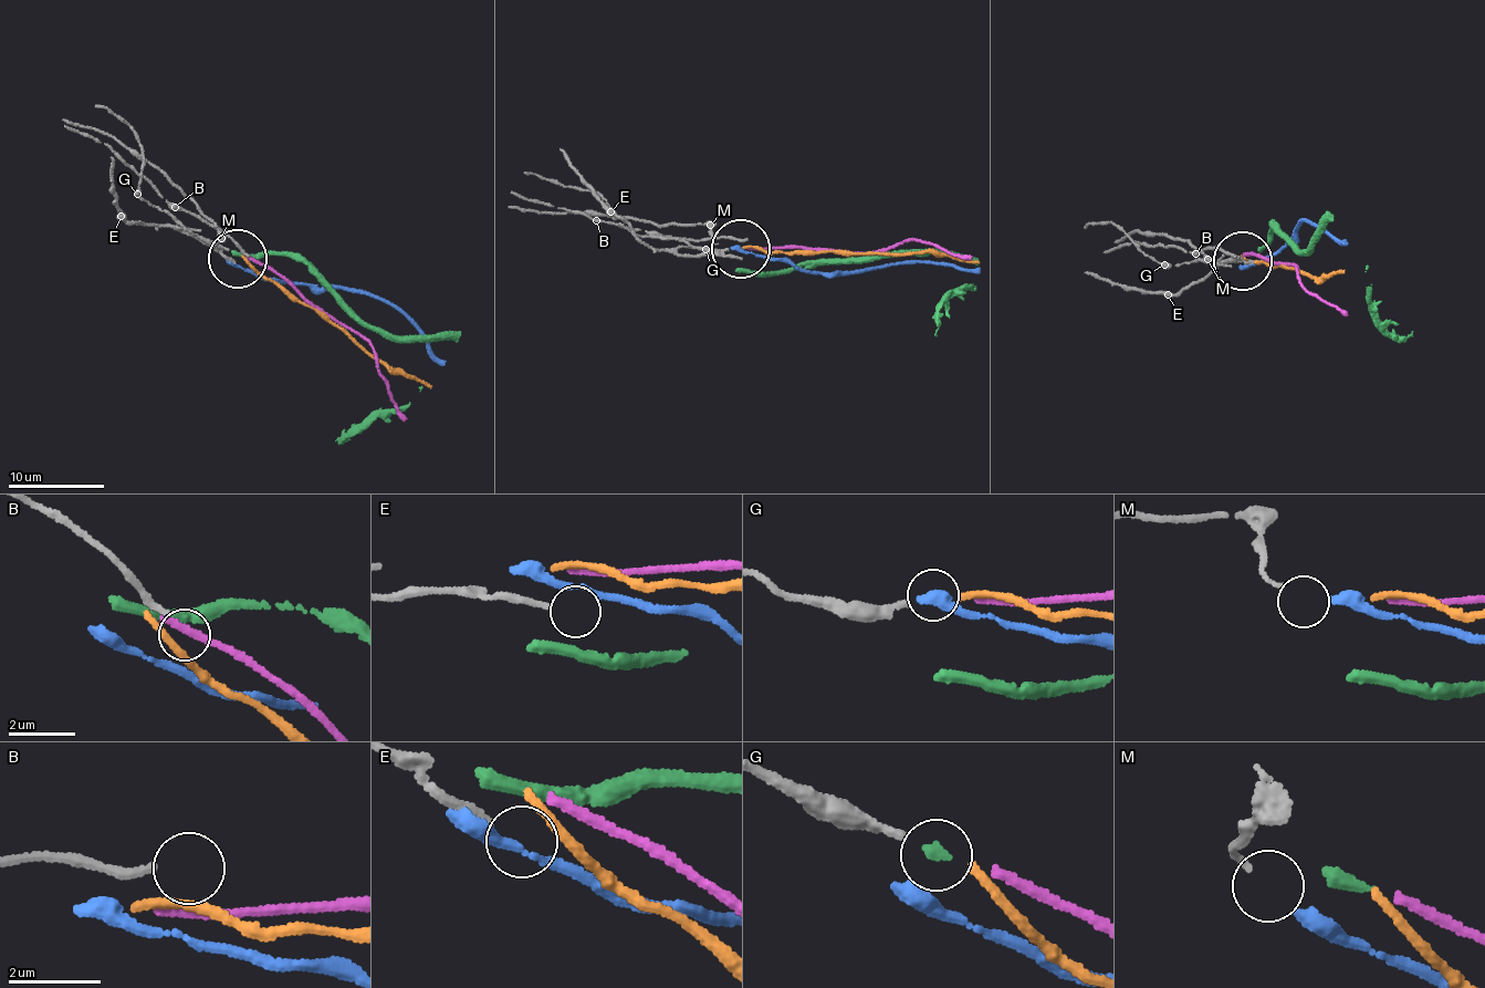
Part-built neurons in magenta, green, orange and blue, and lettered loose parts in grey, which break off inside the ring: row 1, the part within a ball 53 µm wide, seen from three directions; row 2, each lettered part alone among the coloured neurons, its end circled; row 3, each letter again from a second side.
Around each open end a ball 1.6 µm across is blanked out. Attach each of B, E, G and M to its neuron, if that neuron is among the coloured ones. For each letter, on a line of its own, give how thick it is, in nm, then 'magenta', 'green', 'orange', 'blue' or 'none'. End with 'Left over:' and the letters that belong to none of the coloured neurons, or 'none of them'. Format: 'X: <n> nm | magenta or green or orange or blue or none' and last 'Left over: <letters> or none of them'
B: 220 nm | none
E: 200 nm | none
G: 200 nm | orange
M: 100 nm | blue
Left over: B, E

